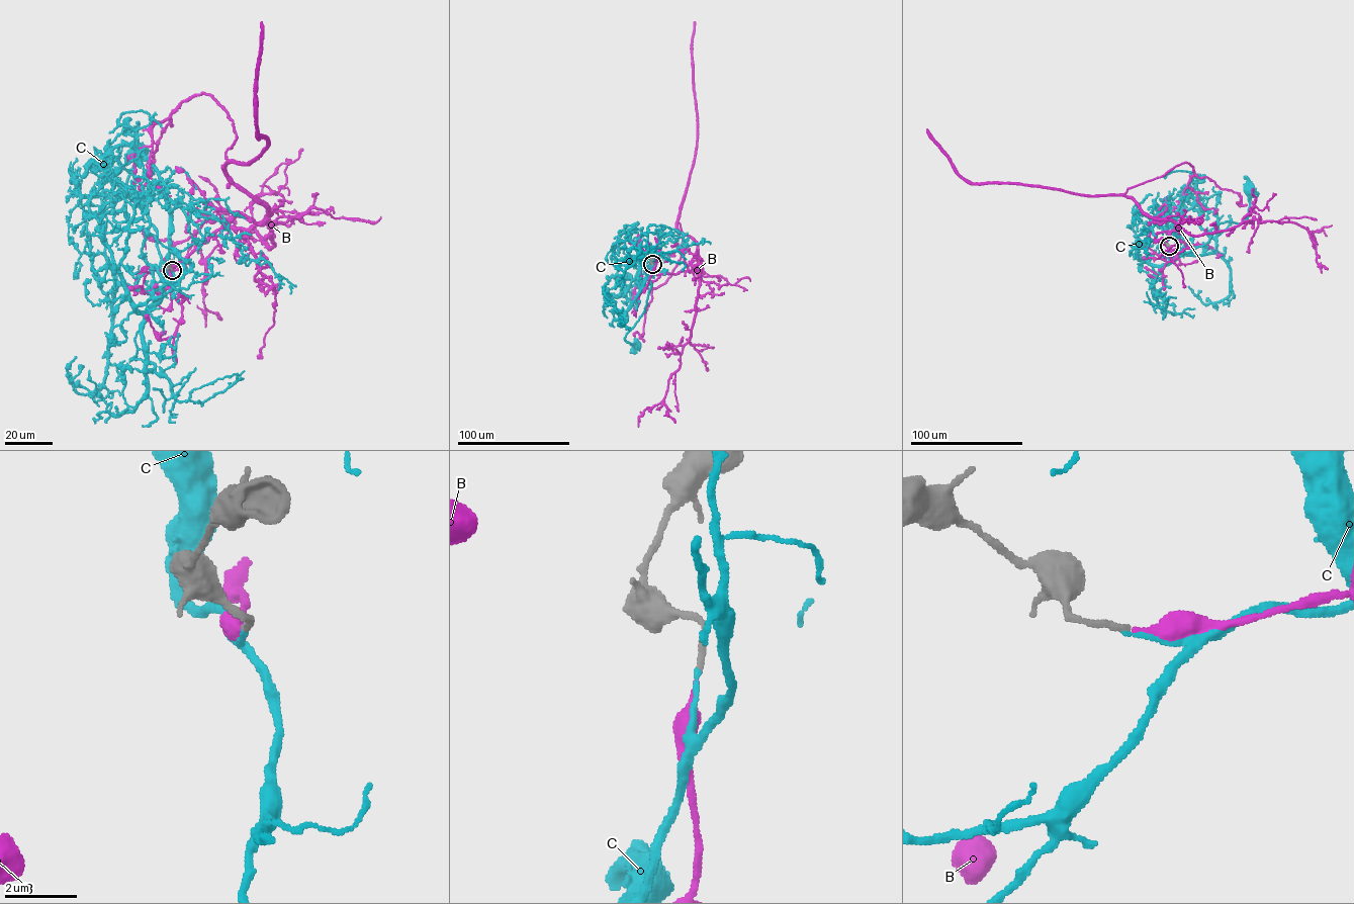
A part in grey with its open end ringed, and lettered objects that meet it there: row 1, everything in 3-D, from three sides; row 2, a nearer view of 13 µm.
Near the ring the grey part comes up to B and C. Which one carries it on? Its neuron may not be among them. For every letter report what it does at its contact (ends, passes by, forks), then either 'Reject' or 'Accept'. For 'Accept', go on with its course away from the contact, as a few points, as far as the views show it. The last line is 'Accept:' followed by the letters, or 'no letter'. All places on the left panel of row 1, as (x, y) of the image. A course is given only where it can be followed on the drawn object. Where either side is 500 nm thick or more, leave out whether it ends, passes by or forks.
B: It ends there. Accept. Its course: (172, 270), (217, 231), (249, 229), (268, 215), (226, 171), (267, 147), (256, 123), (262, 21)
C: It ends there. Reject
Accept: B

